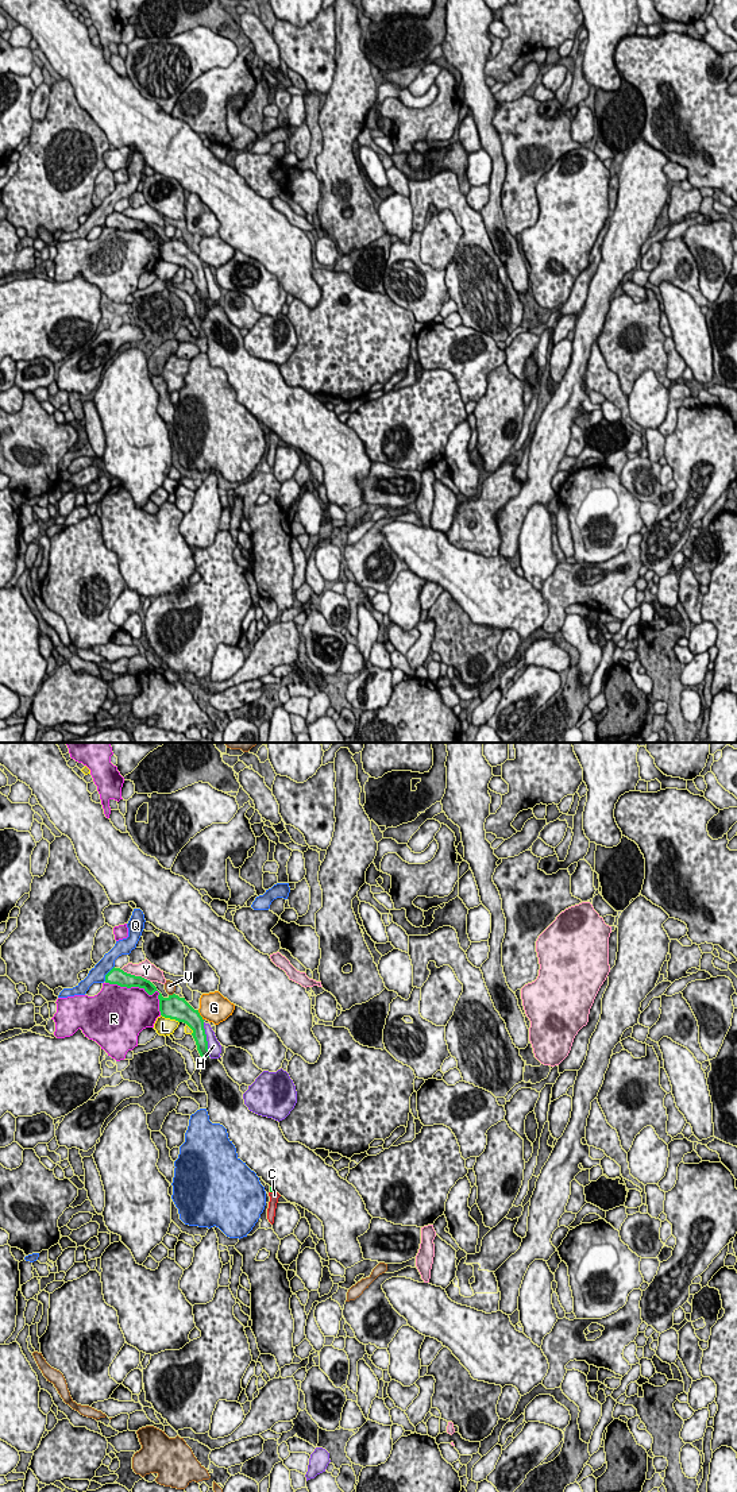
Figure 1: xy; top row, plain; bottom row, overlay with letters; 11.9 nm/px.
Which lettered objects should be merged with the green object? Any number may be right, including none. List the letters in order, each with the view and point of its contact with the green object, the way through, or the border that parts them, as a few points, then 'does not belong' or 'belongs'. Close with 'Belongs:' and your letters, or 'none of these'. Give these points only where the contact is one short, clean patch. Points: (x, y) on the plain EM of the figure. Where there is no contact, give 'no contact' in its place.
C: xy (271, 435) | across xy (271, 432), (271, 435), (274, 439) | belongs
G: xy (200, 259) | does not belong
H: xy (205, 284) | does not belong
L: xy (170, 262) | does not belong
Q: xy (107, 218) | does not belong
R: xy (143, 231) | does not belong
V: xy (170, 239) | does not belong
Y: xy (137, 220) | along xy (122, 212), (130, 218), (141, 219), (150, 226) | does not belong
Belongs: C

